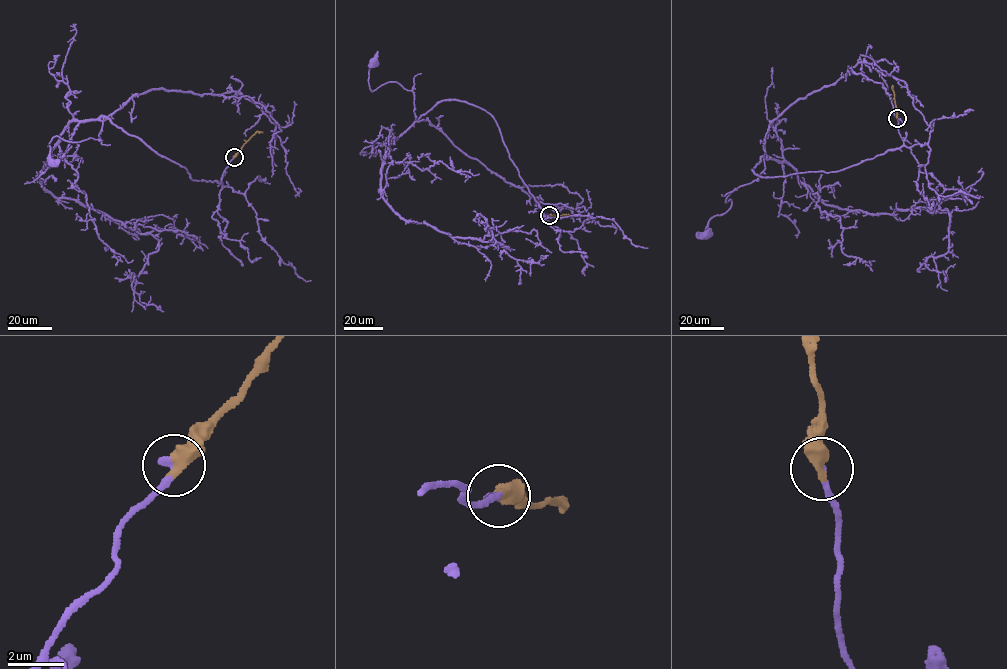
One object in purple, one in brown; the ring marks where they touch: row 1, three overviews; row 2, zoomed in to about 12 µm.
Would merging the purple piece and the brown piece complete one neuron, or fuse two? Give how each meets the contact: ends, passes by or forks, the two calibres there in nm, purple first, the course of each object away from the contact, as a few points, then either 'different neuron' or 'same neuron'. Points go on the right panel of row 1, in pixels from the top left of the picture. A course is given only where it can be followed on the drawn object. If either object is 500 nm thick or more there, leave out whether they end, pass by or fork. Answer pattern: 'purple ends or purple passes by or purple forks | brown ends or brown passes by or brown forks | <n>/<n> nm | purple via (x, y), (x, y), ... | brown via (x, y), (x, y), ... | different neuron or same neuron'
280/550 nm | purple via (897, 118), (900, 148), (835, 171), (758, 176), (763, 156), (707, 233) | brown via (897, 118), (892, 86) | same neuron

